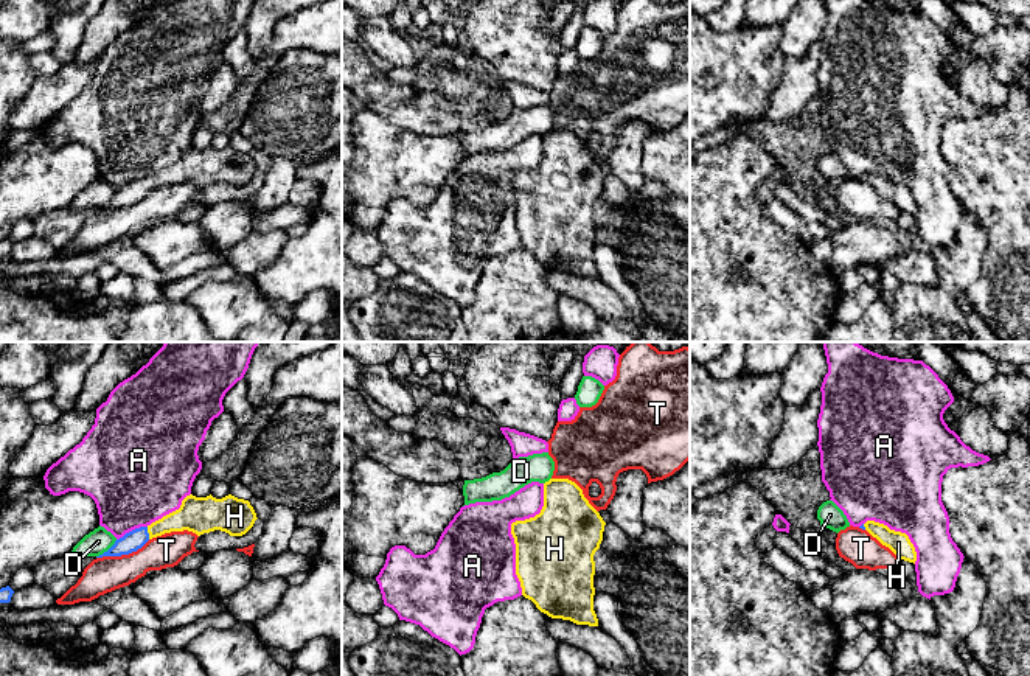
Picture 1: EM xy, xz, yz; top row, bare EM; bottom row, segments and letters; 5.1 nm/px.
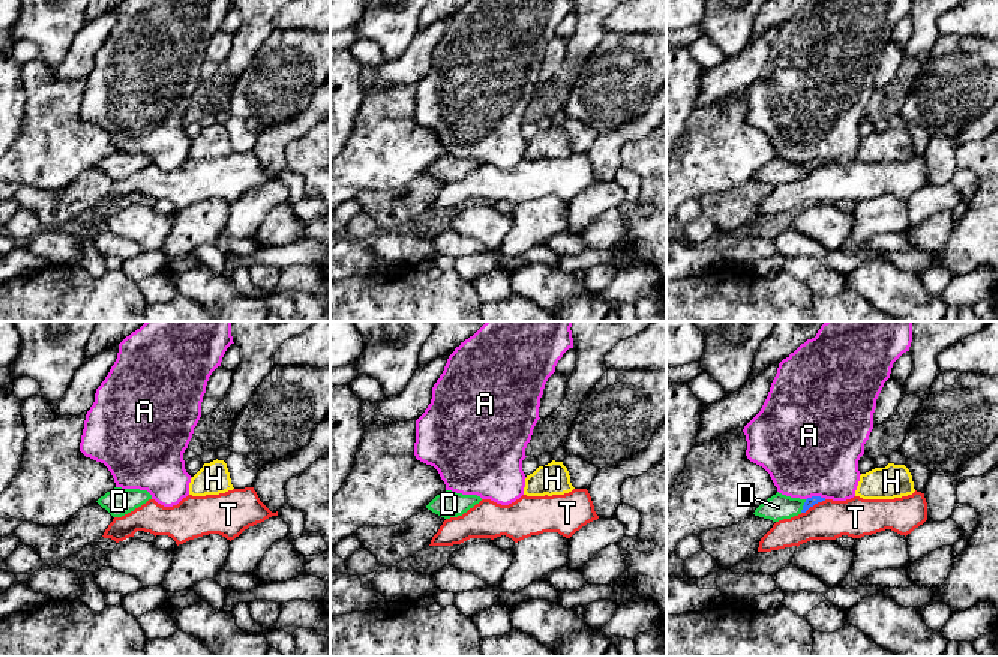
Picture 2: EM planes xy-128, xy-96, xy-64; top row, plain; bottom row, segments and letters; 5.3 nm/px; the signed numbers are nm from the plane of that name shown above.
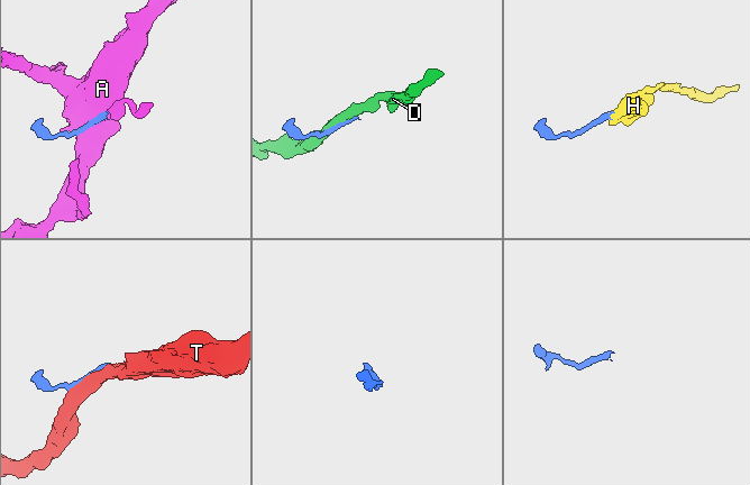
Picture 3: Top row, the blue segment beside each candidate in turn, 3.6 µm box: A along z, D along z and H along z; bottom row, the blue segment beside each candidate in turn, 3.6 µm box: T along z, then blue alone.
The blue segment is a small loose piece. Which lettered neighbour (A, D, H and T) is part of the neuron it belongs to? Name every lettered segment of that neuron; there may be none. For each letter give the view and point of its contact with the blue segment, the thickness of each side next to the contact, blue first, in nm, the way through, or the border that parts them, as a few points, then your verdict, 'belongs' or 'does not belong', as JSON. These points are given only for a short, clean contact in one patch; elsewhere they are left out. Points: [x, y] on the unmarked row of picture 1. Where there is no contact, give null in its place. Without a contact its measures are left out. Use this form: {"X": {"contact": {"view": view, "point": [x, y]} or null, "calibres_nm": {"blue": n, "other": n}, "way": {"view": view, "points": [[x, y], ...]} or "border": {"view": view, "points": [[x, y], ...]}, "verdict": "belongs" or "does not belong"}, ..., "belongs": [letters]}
{"A": {"contact": {"view": "xy", "point": [132, 182]}, "calibres_nm": {"blue": 100, "other": 460}, "verdict": "does not belong"}, "D": {"contact": {"view": "xy", "point": [107, 202]}, "calibres_nm": {"blue": 100, "other": 130}, "verdict": "does not belong"}, "H": {"contact": {"view": "xy", "point": [148, 185]}, "calibres_nm": {"blue": 100, "other": 160}, "way": {"view": "xy", "points": [[132, 193], [148, 185], [170, 174], [193, 168]]}, "verdict": "belongs"}, "T": {"contact": {"view": "xy", "point": [123, 205]}, "calibres_nm": {"blue": 100, "other": 180}, "verdict": "does not belong"}, "belongs": ["H"]}

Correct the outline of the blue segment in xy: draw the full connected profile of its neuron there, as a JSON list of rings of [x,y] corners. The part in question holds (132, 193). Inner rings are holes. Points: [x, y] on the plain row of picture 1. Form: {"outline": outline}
{"outline": [[[190,146],[182,152],[179,162],[148,179],[126,185],[107,204],[96,210],[129,207],[141,200],[149,191],[171,183],[188,182],[200,188],[221,182],[230,188],[242,188],[253,179],[256,171],[256,165],[249,152],[238,151],[231,146],[222,151],[216,151],[211,146],[207,149]]]}

